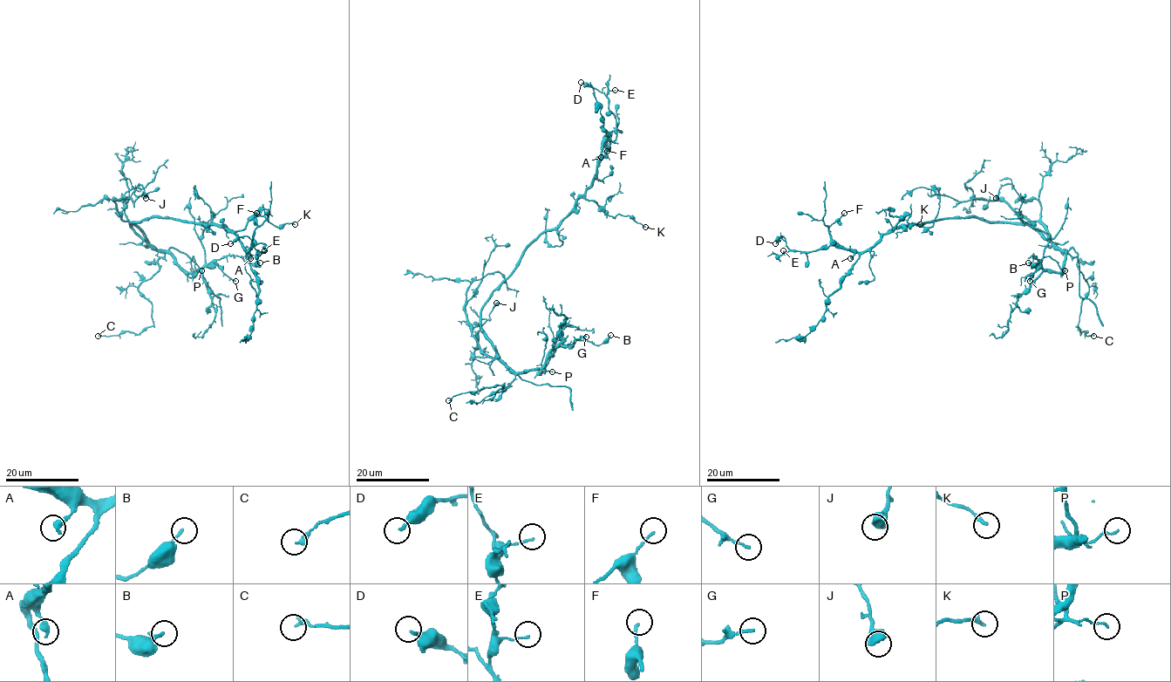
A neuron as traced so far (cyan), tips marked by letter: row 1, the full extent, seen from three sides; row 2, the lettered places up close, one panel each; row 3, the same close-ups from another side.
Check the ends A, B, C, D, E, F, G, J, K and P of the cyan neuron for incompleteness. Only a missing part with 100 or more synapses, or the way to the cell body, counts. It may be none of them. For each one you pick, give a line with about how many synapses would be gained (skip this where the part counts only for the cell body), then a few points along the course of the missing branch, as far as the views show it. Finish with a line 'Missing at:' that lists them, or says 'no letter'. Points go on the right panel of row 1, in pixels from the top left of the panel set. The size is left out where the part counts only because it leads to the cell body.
Missing at: no letter

